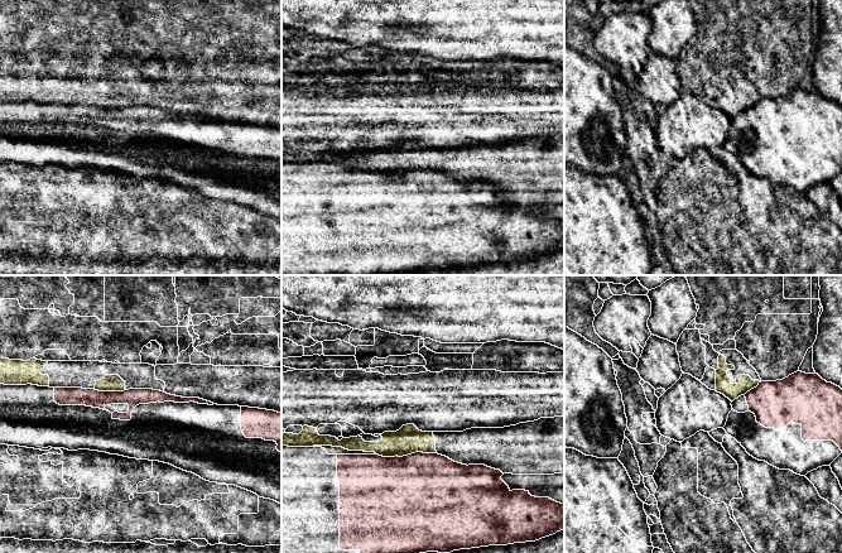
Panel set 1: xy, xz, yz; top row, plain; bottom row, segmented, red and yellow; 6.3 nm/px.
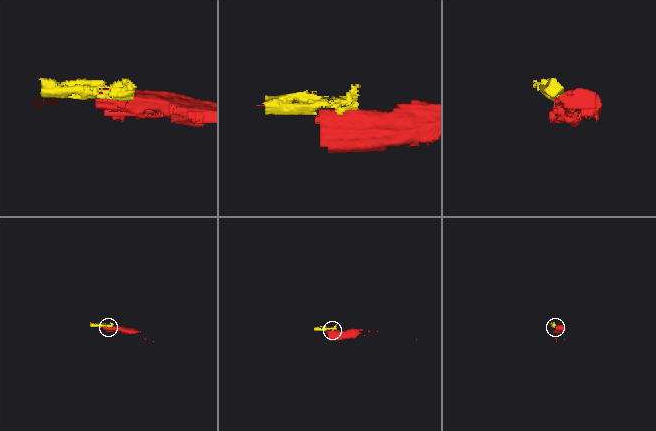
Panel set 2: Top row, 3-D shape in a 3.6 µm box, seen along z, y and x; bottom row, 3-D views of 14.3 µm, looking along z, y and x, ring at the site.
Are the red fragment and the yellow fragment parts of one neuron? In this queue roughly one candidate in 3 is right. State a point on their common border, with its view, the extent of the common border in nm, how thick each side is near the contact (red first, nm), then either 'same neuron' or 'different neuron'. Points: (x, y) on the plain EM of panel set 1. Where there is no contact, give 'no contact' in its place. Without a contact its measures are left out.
xz (405, 173) | 400 nm | 500/180 nm | different neuron

